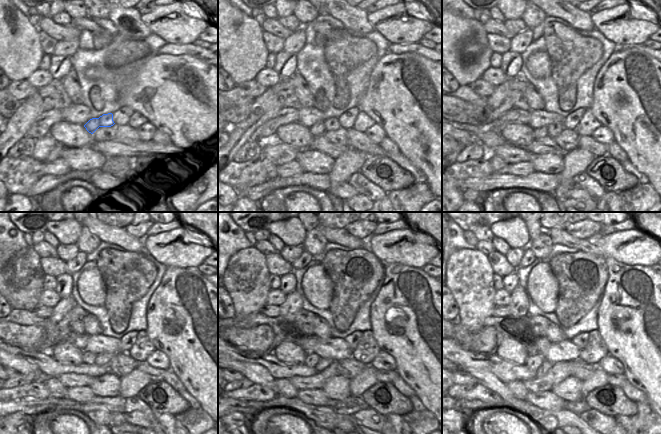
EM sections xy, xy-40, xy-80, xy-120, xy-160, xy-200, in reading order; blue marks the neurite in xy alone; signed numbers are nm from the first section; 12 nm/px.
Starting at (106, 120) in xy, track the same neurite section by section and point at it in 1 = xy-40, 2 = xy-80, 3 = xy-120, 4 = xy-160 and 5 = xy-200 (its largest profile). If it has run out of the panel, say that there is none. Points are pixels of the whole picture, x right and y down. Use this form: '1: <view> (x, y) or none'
1: xy-40 (318, 129)
2: xy-80 (541, 132)
3: xy-120 (89, 358)
4: xy-160 (312, 359)
5: xy-200 (533, 362)

